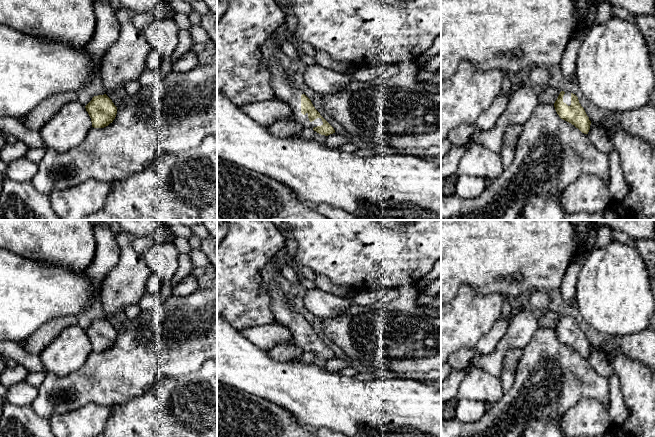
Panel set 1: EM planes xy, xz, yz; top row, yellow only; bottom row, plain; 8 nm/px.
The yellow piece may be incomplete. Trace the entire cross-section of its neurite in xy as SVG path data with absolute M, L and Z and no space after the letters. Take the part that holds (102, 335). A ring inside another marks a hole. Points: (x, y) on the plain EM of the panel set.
M121 229L117 232L119 261L106 275L101 287L105 318L94 320L85 330L94 352L104 352L116 341L117 331L108 318L117 312L123 312L128 305L138 304L145 294L146 284L152 272L142 253L135 251L131 246L136 238L135 235Z

